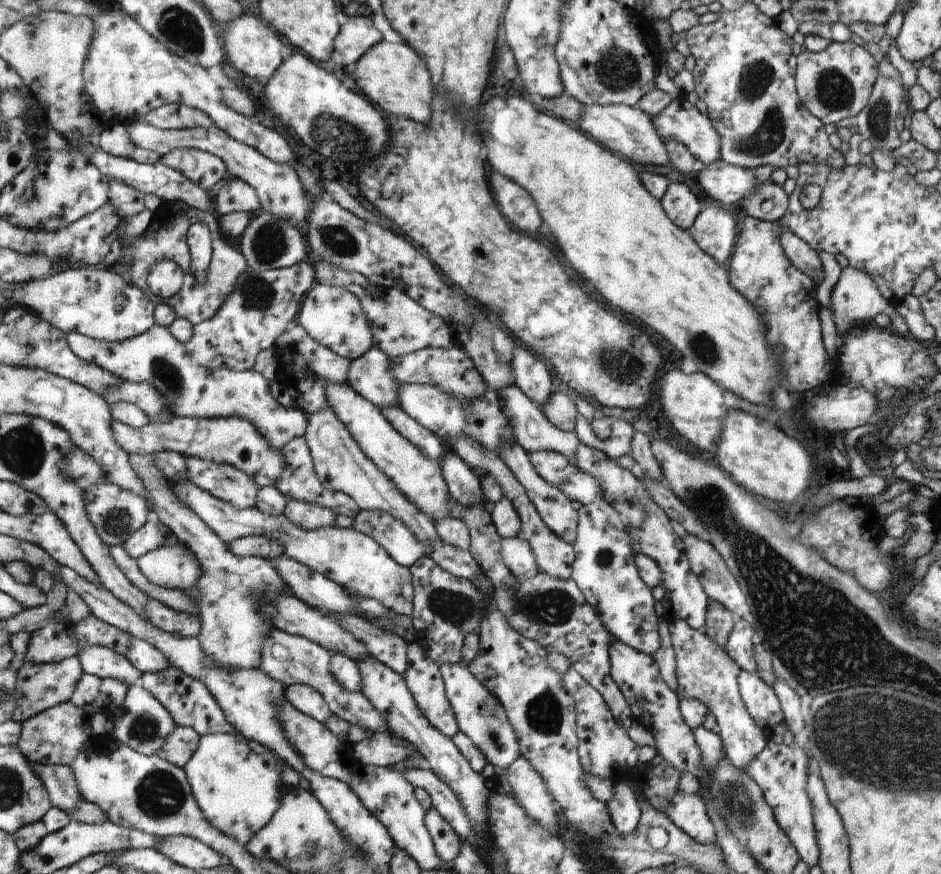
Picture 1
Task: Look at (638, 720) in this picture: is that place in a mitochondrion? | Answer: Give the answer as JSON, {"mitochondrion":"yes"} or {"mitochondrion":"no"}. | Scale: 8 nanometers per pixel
{"mitochondrion":"no"}

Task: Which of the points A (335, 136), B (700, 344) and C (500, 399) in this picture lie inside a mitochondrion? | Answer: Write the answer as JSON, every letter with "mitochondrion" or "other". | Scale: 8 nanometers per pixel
{"A":"mitochondrion","B":"mitochondrion","C":"other"}

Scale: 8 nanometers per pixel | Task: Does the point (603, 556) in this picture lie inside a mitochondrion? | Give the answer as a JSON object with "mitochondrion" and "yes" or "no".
{"mitochondrion":"yes"}

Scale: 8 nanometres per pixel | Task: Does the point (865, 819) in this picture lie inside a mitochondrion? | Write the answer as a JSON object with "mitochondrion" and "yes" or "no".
{"mitochondrion":"no"}

